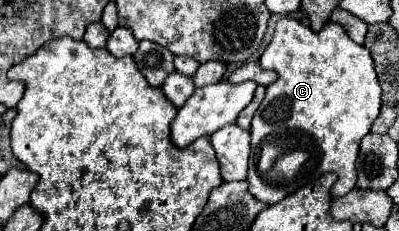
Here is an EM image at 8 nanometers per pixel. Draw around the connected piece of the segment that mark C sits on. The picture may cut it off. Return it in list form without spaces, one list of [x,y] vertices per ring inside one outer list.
[[[280,19],[276,23],[274,37],[260,57],[262,69],[278,73],[278,81],[266,87],[266,97],[260,103],[252,119],[252,149],[258,151],[260,143],[268,137],[286,137],[292,133],[304,133],[314,139],[316,157],[308,159],[300,177],[302,183],[268,183],[256,169],[248,169],[250,193],[260,201],[272,205],[286,195],[300,189],[304,183],[316,179],[322,173],[336,173],[338,181],[332,187],[332,197],[342,197],[356,185],[356,157],[360,141],[370,133],[372,123],[380,113],[380,83],[374,71],[374,61],[364,45],[354,43],[338,23],[328,23],[320,33],[312,33],[296,19]]]

